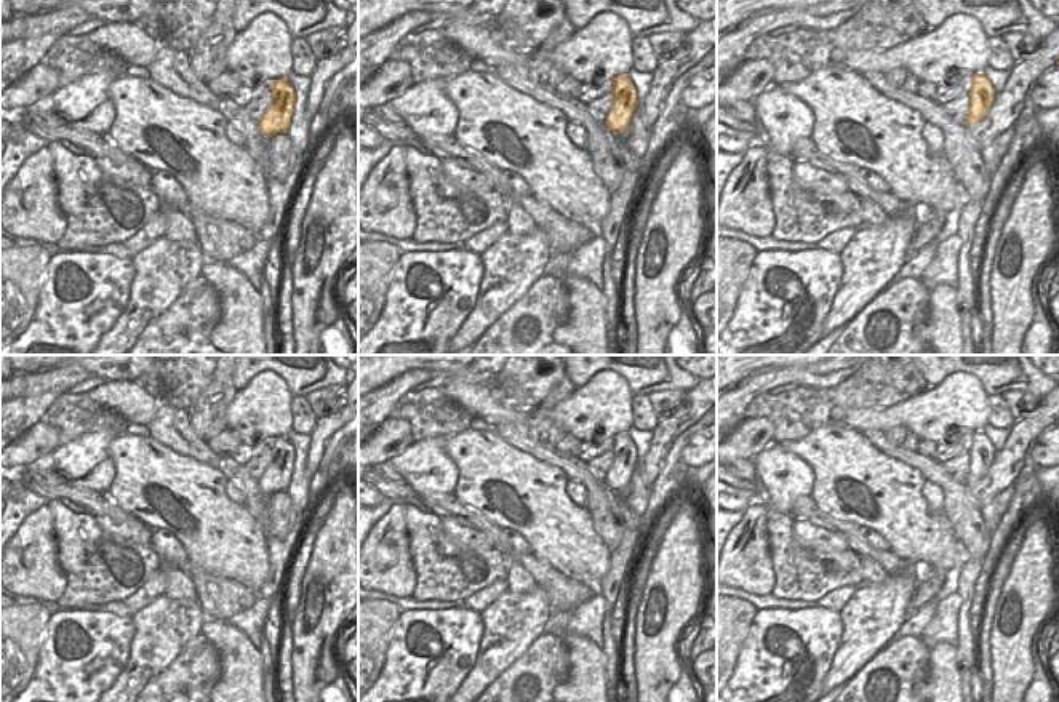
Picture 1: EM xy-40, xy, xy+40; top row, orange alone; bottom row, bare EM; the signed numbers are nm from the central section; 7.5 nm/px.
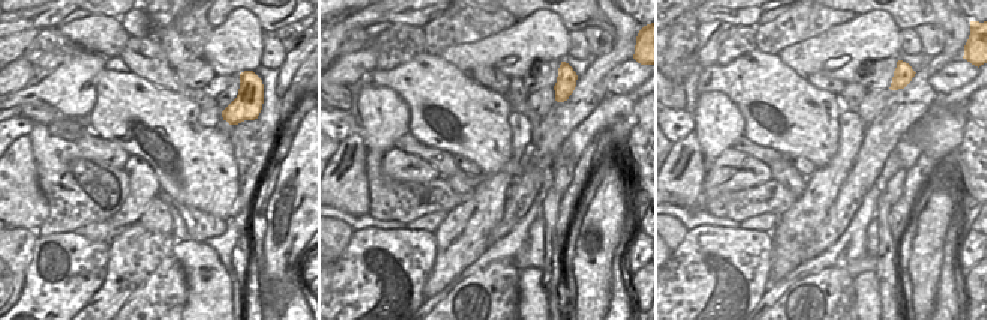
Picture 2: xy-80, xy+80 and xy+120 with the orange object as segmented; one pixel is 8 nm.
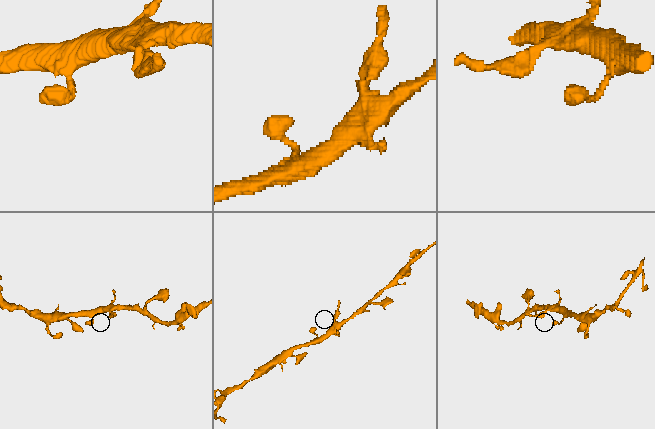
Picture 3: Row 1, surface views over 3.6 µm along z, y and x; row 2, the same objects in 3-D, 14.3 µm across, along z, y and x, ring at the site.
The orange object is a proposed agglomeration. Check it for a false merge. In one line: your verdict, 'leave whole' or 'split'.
leave whole

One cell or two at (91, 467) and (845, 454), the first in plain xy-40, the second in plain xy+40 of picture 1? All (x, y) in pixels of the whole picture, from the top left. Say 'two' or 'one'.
two

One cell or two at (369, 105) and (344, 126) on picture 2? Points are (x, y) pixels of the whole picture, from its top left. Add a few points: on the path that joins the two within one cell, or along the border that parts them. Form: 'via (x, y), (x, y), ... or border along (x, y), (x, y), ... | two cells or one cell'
border along (356, 113), (359, 128) | two cells

